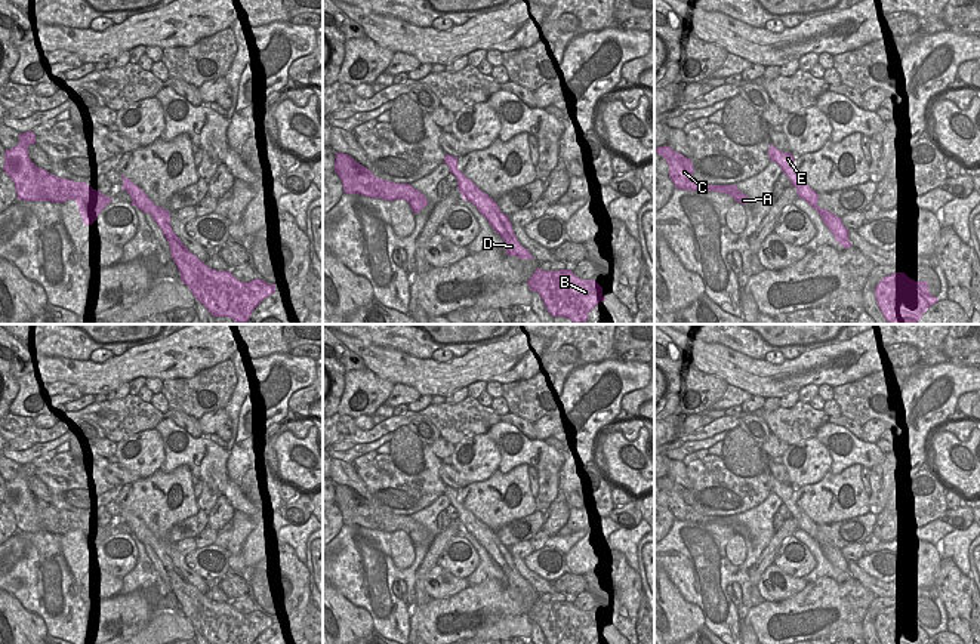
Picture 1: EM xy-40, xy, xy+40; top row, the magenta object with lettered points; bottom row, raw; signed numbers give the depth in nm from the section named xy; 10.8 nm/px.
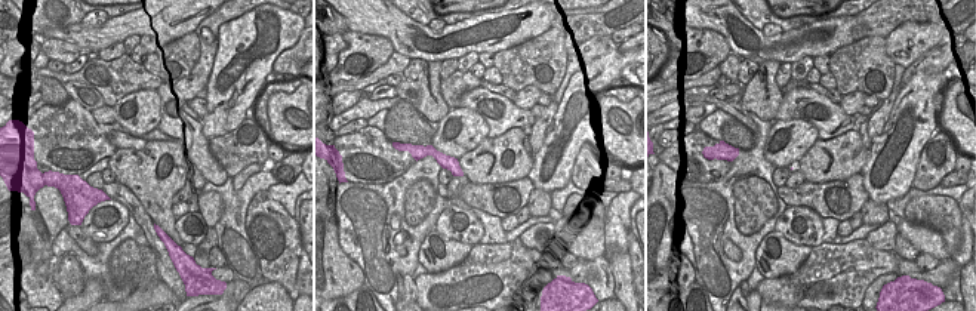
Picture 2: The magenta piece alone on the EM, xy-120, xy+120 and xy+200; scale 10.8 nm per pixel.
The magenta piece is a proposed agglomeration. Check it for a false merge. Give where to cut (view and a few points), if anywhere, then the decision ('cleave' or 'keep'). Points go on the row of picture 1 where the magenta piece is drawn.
no cut; keep

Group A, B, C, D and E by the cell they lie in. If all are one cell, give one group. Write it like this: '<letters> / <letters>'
A B C D E

